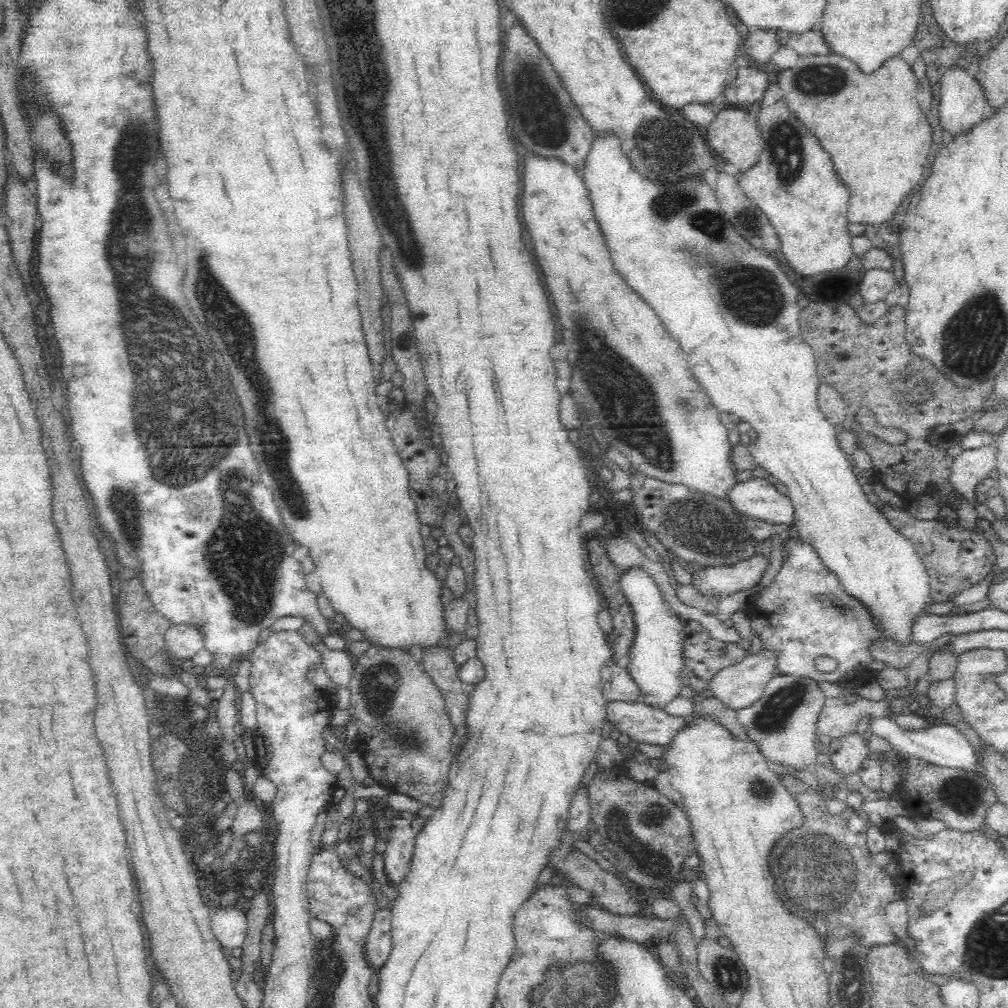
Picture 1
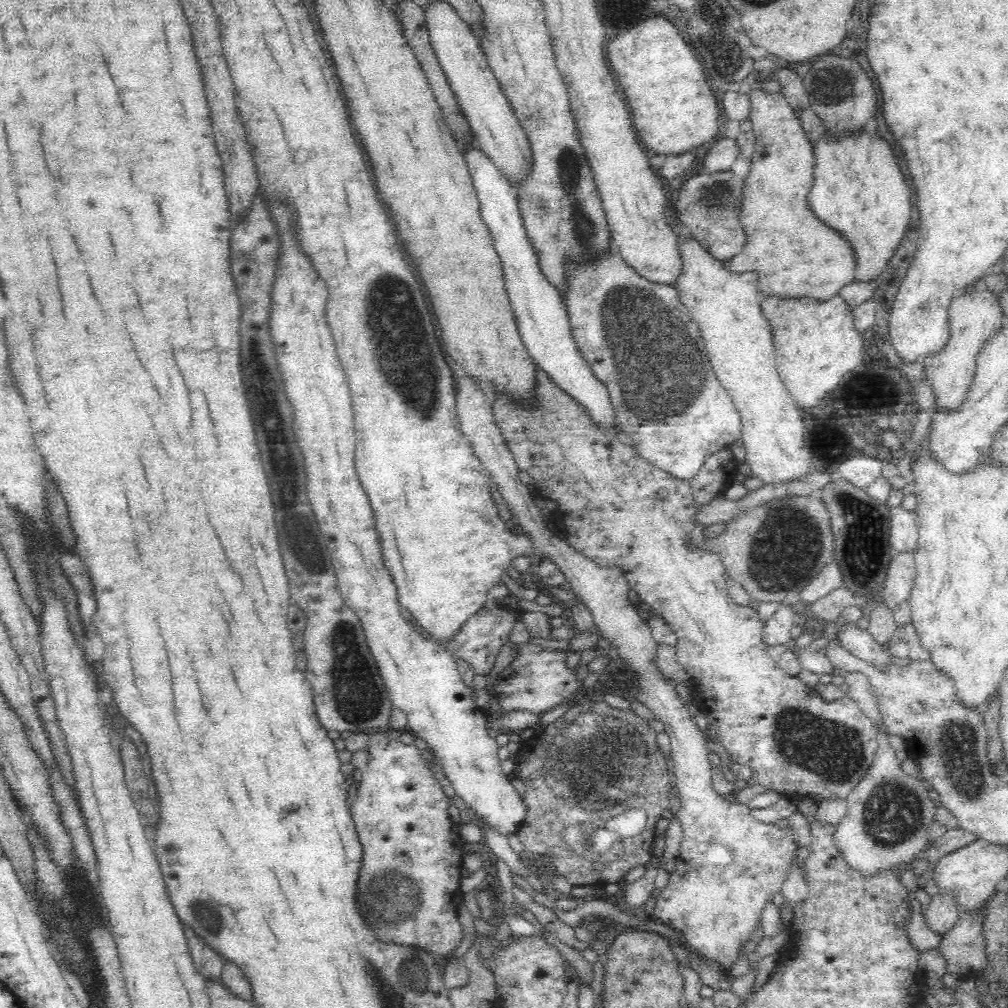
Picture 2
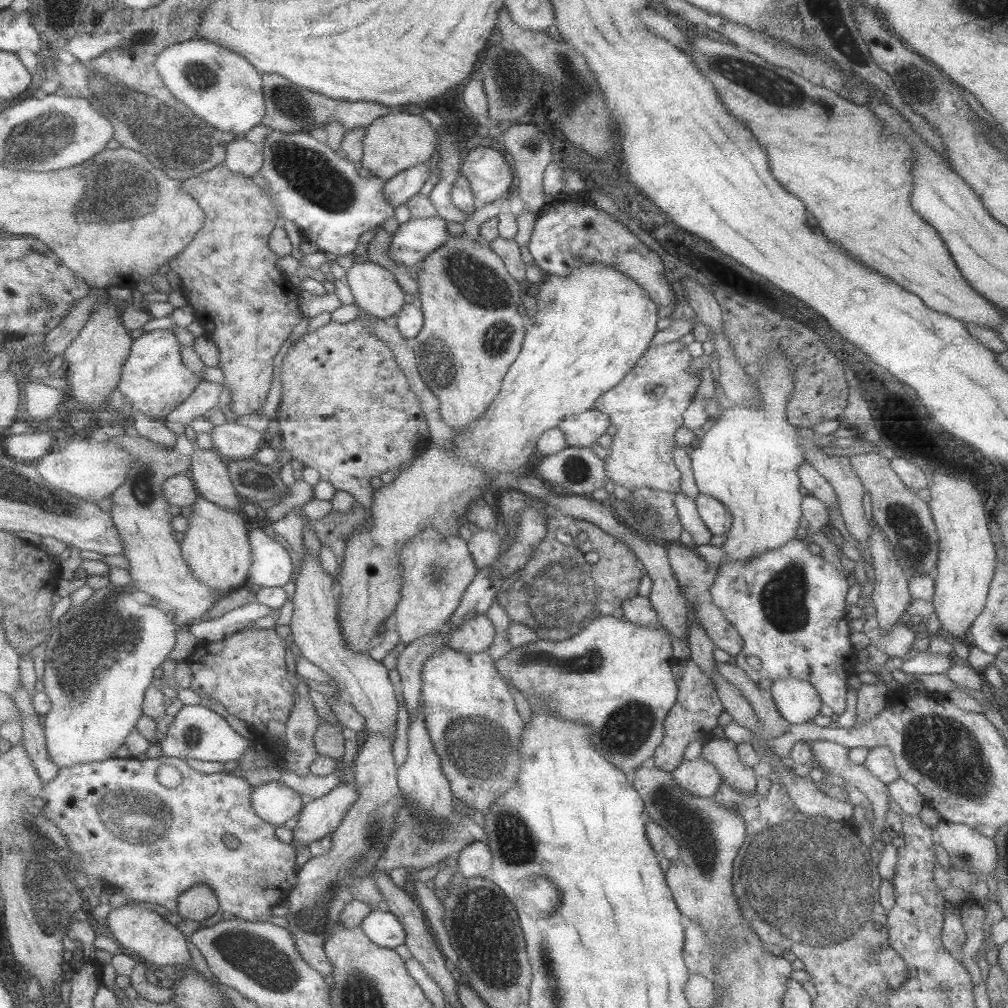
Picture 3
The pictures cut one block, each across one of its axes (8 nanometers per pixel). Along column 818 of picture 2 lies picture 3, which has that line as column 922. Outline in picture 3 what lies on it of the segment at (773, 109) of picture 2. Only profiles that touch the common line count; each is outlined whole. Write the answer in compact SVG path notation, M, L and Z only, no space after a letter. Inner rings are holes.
M697 36L697 38L691 38L689 40L689 50L687 54L691 56L691 60L695 62L697 70L701 76L705 76L719 100L723 102L723 106L729 110L729 114L741 122L743 126L747 126L751 130L751 136L759 142L759 146L765 150L767 154L767 162L769 162L769 172L773 174L773 178L793 196L797 196L803 204L805 204L805 210L817 220L823 236L829 236L829 242L836 244L843 252L850 254L854 260L861 262L863 266L875 270L877 274L893 280L897 286L900 286L903 290L918 296L921 302L924 302L931 310L948 314L950 317L960 320L963 324L975 324L975 326L993 326L997 322L1001 322L1001 312L997 308L993 308L993 304L985 302L985 298L979 298L967 284L965 280L961 278L959 270L955 268L953 260L949 258L943 242L939 240L937 232L933 228L929 228L925 222L921 222L921 218L917 218L917 214L909 208L909 186L911 186L911 178L909 178L909 166L912 163L912 150L910 146L900 136L884 136L882 134L882 123L873 115L873 111L869 111L865 105L855 105L852 101L848 101L841 95L838 95L832 90L825 89L821 86L814 86L812 83L807 82L805 78L794 74L791 70L787 70L780 66L771 65L765 60L758 58L755 54L739 48L738 46L732 46L731 44L723 44L723 42L717 42L717 40L709 39L705 36Z

